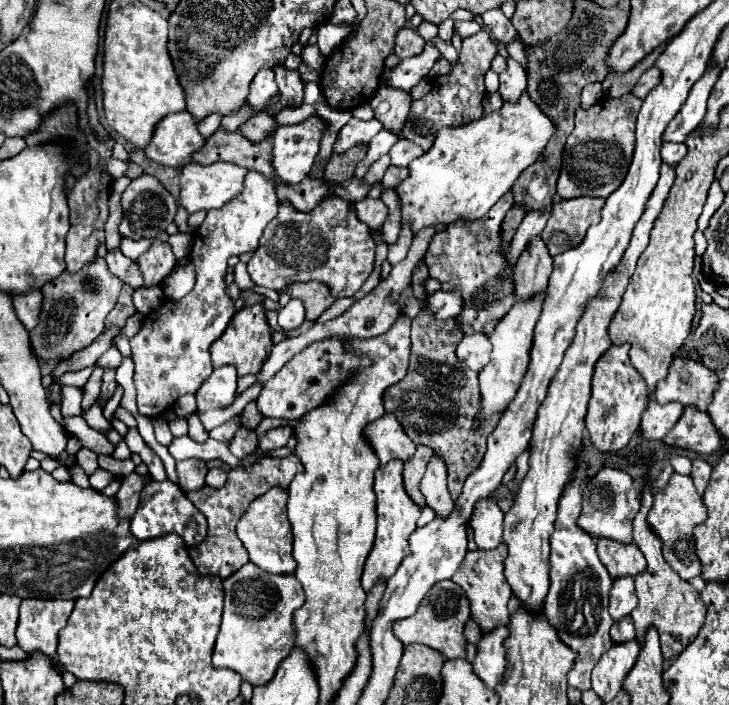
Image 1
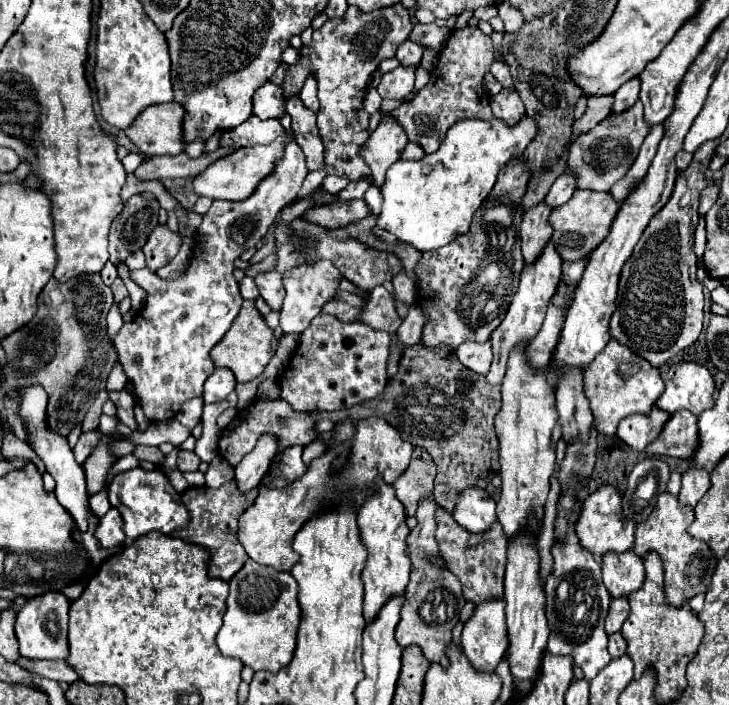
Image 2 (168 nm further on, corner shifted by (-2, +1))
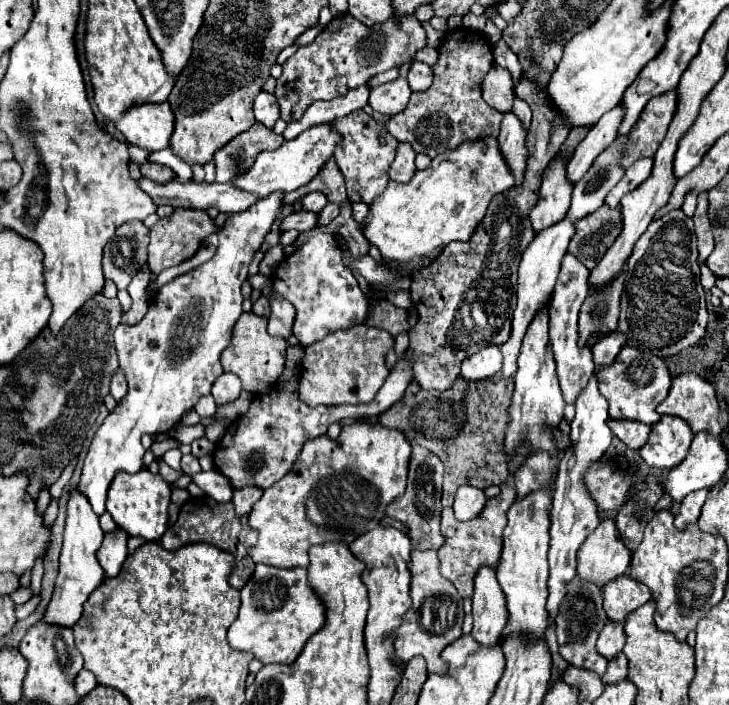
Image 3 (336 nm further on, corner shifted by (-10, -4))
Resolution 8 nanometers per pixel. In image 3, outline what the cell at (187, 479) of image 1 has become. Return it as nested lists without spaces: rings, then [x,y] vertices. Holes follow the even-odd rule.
[[[193,454],[183,456],[183,460],[181,460],[181,470],[183,470],[185,474],[197,474],[197,472],[201,472],[199,460],[197,460]]]

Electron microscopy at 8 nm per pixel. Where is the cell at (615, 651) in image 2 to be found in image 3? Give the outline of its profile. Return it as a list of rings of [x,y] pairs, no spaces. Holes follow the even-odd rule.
[[[619,652],[607,666],[607,672],[603,676],[603,682],[605,684],[611,684],[611,682],[619,682],[627,676],[627,658],[623,652]]]

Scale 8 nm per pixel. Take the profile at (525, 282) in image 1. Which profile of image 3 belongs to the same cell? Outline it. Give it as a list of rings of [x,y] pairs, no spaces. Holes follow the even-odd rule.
[[[555,160],[547,166],[539,190],[539,200],[531,210],[531,226],[537,232],[561,222],[571,204],[571,184],[567,184],[567,164]]]

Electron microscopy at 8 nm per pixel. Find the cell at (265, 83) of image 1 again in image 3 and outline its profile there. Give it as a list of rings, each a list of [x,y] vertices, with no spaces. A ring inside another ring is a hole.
[[[259,92],[255,96],[255,102],[253,102],[253,112],[255,112],[255,118],[265,124],[267,128],[273,128],[275,122],[281,118],[279,114],[279,104],[275,100],[273,94],[269,92]]]

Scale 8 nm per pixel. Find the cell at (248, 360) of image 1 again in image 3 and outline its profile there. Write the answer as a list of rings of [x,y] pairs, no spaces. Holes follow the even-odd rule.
[[[243,312],[243,316],[237,320],[233,328],[233,340],[227,350],[221,354],[221,366],[225,372],[233,372],[239,376],[243,390],[251,394],[263,394],[271,392],[277,378],[283,372],[285,364],[285,348],[287,342],[281,336],[271,336],[267,332],[267,318],[261,318],[253,312]]]

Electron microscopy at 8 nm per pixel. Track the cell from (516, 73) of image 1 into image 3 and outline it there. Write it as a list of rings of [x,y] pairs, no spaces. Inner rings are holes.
[[[513,112],[503,114],[501,122],[501,132],[499,132],[499,146],[501,152],[515,176],[515,184],[521,184],[523,180],[523,170],[525,170],[525,160],[527,160],[527,148],[525,148],[525,128],[521,120]]]

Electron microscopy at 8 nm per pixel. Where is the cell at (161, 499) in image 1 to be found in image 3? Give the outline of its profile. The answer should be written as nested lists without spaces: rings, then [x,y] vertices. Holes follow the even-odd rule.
[[[143,468],[135,474],[119,472],[119,476],[115,476],[107,496],[107,512],[113,516],[117,526],[129,532],[129,536],[141,536],[145,540],[157,542],[169,528],[169,502],[171,486],[159,474]]]

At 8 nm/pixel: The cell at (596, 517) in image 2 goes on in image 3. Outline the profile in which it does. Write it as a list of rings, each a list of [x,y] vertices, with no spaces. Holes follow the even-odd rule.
[[[603,518],[599,522],[593,534],[581,544],[577,560],[577,574],[599,586],[629,572],[631,550],[619,538],[613,518]]]

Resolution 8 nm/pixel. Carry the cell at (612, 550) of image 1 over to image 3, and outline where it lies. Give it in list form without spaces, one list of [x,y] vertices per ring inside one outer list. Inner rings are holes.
[[[623,574],[603,586],[603,598],[607,616],[615,622],[621,622],[627,618],[629,612],[651,600],[651,590],[645,584],[639,584],[635,578]]]

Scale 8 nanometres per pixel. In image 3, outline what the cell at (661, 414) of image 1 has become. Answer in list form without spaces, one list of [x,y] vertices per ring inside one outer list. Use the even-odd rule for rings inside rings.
[[[609,420],[607,424],[611,424],[611,432],[613,432],[621,442],[625,442],[629,448],[633,448],[633,450],[641,450],[643,444],[647,444],[649,434],[651,434],[651,426],[639,424],[639,422]]]

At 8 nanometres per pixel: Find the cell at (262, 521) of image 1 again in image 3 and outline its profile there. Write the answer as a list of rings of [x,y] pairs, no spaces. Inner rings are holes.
[[[351,424],[341,430],[341,436],[337,440],[329,440],[327,436],[311,440],[311,444],[303,446],[295,468],[291,468],[291,472],[283,480],[267,488],[259,502],[253,506],[249,514],[249,526],[255,528],[259,536],[257,544],[249,548],[249,556],[253,558],[253,562],[269,566],[307,568],[309,546],[333,540],[343,540],[351,544],[363,532],[375,528],[383,520],[387,504],[405,492],[409,460],[411,444],[407,442],[407,438],[401,432],[391,432],[391,428],[383,428],[381,424]]]

